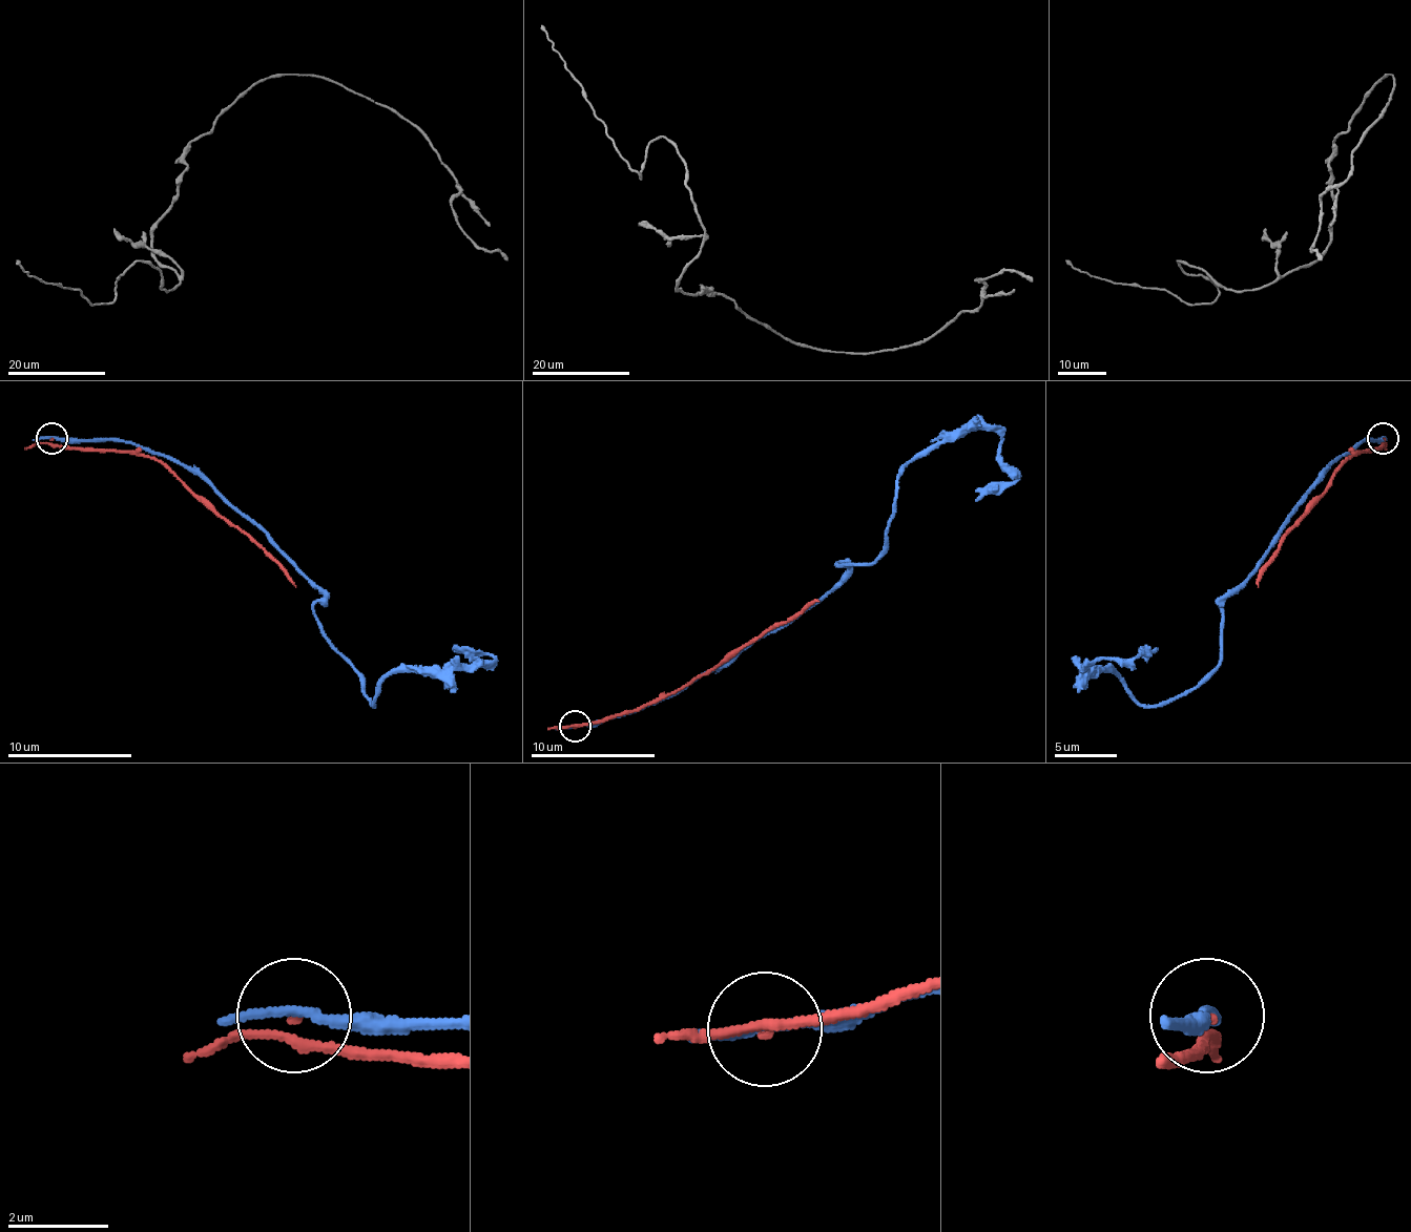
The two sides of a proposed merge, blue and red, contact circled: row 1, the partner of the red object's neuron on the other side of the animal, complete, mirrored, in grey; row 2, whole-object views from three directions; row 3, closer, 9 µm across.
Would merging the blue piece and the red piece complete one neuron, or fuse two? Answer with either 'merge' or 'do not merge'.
do not merge

